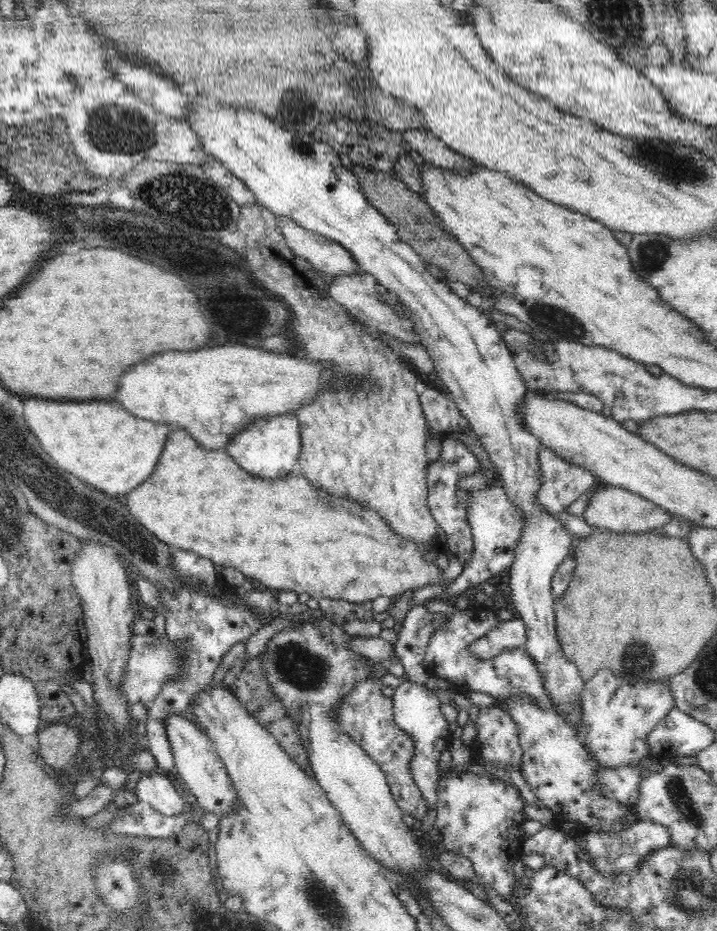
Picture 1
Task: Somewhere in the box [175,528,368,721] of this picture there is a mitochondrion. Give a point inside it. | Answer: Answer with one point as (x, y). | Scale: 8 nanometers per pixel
(294, 663)

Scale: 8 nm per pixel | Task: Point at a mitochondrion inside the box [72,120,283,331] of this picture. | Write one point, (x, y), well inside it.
(189, 199)

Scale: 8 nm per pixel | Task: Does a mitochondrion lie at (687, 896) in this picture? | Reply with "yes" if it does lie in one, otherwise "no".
yes

